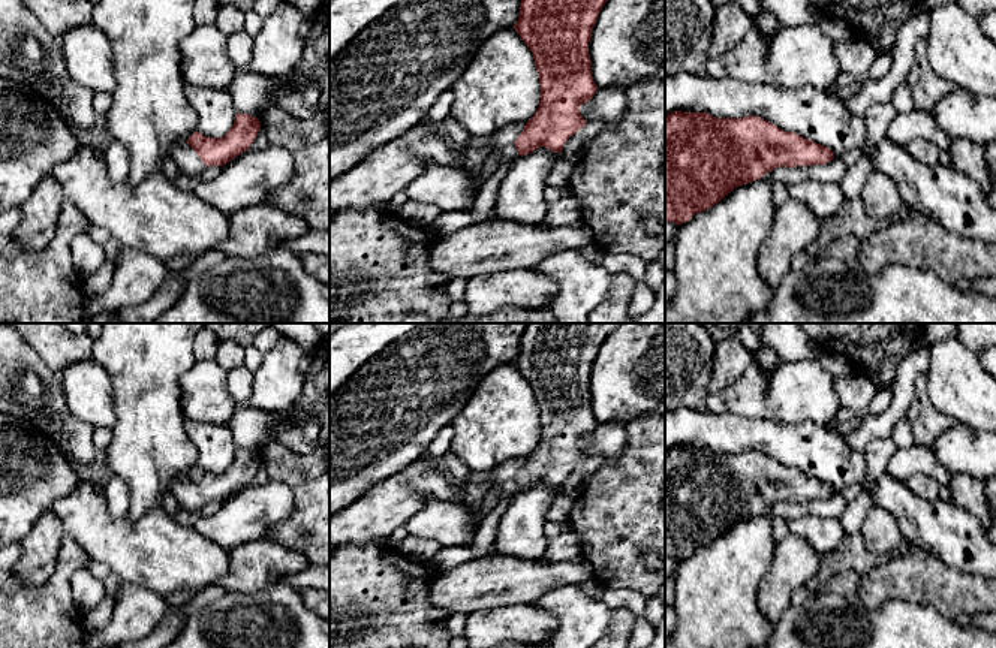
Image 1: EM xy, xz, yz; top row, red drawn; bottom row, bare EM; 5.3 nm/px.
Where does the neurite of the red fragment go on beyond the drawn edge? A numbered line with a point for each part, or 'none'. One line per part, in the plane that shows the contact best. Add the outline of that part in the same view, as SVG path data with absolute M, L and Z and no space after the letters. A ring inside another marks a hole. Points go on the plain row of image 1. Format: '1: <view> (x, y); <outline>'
1: xz (502, 482); M514 458L491 470L491 479L487 482L487 494L484 495L487 503L470 509L476 518L482 519L503 495L518 491L515 476L524 465L524 461L526 458Z

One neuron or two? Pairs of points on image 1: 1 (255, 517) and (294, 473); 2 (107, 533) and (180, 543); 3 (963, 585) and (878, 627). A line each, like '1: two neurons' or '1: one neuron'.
1: two neurons
2: one neuron
3: two neurons

